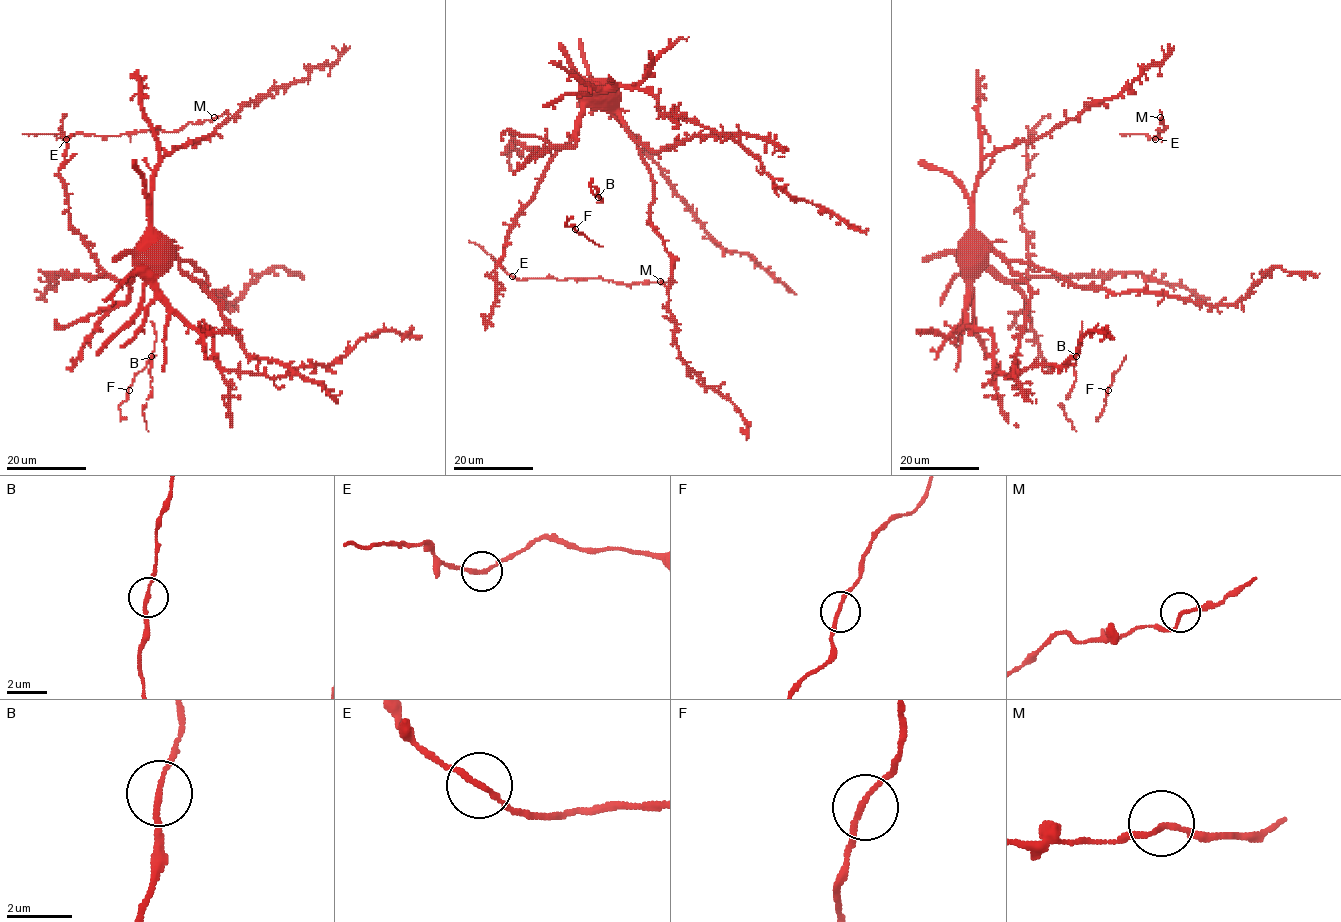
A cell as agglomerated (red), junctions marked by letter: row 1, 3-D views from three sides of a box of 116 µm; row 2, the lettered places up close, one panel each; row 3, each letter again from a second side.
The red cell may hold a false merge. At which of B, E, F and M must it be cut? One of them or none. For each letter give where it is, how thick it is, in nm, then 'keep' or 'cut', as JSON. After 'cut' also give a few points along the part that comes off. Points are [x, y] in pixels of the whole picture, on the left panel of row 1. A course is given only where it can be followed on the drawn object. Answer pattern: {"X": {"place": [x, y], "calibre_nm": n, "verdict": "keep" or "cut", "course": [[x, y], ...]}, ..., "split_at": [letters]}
{"B": {"place": [151, 356], "calibre_nm": 150, "verdict": "keep"}, "E": {"place": [66, 139], "calibre_nm": 180, "verdict": "keep"}, "F": {"place": [129, 390], "calibre_nm": 160, "verdict": "keep"}, "M": {"place": [214, 117], "calibre_nm": 140, "verdict": "keep"}, "split_at": []}

